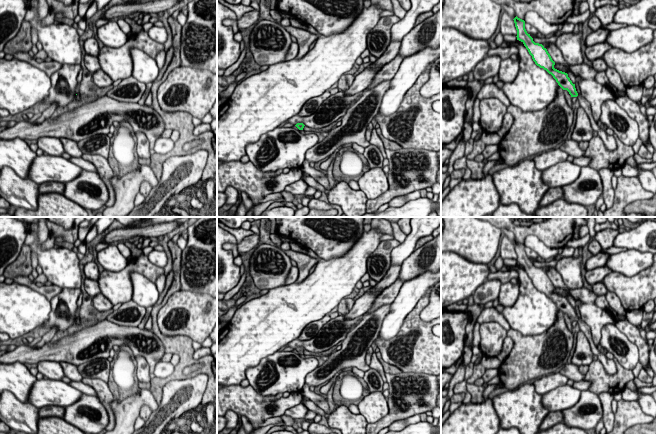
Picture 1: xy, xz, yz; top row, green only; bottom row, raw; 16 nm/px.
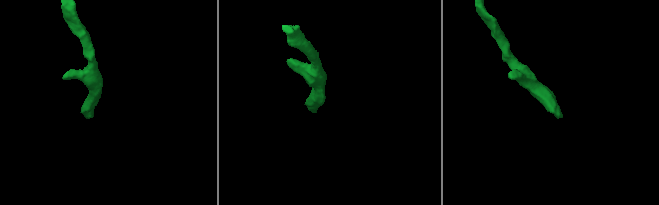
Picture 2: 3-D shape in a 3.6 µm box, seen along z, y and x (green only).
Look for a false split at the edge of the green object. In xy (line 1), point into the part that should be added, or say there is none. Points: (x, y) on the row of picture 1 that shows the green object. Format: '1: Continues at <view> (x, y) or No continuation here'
1: No continuation here

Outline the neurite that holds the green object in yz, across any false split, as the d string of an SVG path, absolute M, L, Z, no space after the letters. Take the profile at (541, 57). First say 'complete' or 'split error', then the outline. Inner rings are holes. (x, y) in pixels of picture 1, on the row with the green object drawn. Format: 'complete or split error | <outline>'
split error | M517 16L513 19L517 30L517 40L521 41L529 54L532 56L533 61L537 66L546 70L553 76L558 85L567 90L571 97L577 97L580 106L585 110L591 121L591 126L598 136L603 140L605 147L608 151L614 151L617 148L616 140L613 135L608 135L605 128L598 125L598 122L593 118L590 103L581 95L578 94L575 84L572 83L568 74L554 68L555 62L552 60L547 49L539 43L535 43L530 34L525 29L525 21Z

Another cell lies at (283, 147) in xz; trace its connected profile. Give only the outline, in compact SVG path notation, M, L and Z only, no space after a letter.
M277 127L246 147L250 162L261 172L301 168L308 149L319 141L316 134L301 134L299 129Z

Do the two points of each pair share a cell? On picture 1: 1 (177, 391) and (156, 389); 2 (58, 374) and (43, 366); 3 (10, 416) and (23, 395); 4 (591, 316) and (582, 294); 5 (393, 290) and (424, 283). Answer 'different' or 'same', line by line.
1: different
2: same
3: different
4: same
5: different

